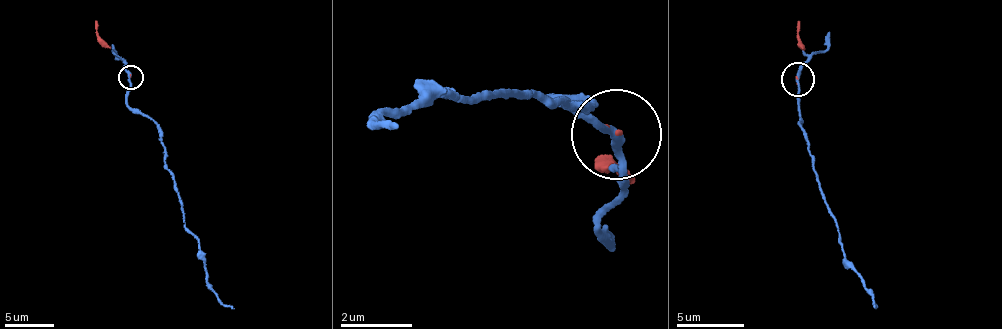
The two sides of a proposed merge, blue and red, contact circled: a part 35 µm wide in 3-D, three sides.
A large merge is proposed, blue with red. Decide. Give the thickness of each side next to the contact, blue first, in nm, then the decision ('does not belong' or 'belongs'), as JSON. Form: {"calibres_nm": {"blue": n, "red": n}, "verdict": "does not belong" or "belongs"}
{"calibres_nm": {"blue": 200, "red": 70}, "verdict": "belongs"}

